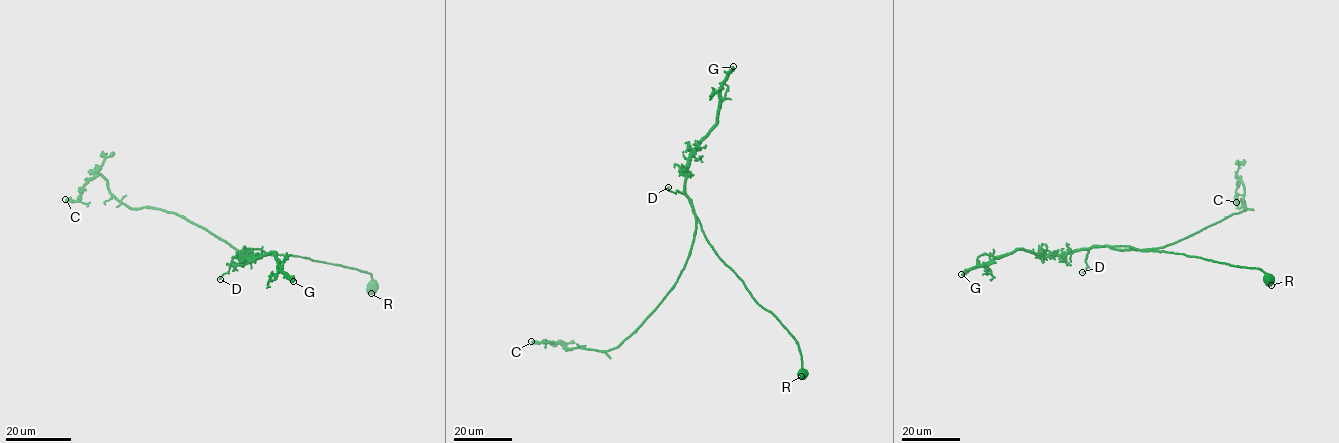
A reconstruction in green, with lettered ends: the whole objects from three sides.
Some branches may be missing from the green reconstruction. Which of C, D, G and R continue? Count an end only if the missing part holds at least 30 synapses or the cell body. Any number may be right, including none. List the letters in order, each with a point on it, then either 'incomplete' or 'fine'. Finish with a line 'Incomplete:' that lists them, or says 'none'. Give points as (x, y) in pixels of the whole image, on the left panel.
C: at (65, 199); fine
D: at (220, 279); fine
G: at (293, 281); incomplete
R: at (371, 293); fine
Incomplete: G

